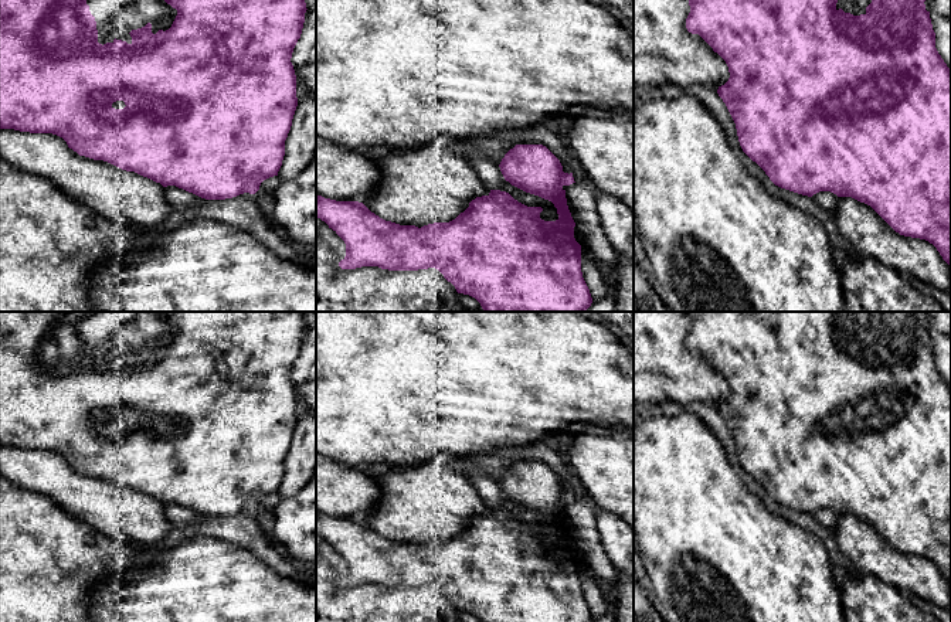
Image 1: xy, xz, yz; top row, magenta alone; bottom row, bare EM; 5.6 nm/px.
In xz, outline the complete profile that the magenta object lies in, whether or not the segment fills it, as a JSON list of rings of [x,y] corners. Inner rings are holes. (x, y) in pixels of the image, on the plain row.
[[[516,462],[499,485],[512,503],[551,519],[558,536],[544,538],[540,536],[541,524],[527,524],[500,507],[476,514],[449,540],[421,545],[386,538],[359,519],[336,519],[322,513],[316,513],[316,534],[346,561],[346,574],[339,579],[342,587],[435,585],[458,611],[469,612],[480,622],[591,622],[581,589],[581,562],[574,555],[575,540],[563,506],[575,500],[573,490],[564,490],[560,477],[543,462]]]

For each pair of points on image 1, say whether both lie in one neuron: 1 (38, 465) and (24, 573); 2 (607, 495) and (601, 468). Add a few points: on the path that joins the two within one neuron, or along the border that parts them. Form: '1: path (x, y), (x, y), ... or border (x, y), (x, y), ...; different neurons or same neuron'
1: border (14, 483), (46, 495), (63, 509); different neurons
2: path (607, 488), (607, 475); same neuron

